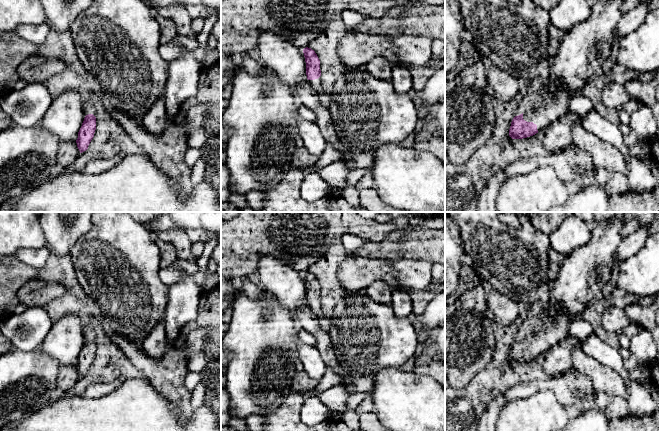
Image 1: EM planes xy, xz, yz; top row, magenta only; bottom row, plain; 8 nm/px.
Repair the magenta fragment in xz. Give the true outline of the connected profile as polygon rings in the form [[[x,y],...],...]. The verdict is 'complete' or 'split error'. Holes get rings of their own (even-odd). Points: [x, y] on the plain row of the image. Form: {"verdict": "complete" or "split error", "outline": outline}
{"verdict": "split error", "outline": [[[311,272],[303,273],[305,286],[306,286],[306,299],[311,311],[320,320],[323,318],[322,304],[321,304],[321,294],[320,294],[320,284]]]}

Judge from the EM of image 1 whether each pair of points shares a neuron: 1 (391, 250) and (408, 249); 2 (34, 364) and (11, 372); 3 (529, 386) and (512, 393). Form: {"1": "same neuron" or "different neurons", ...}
{"1": "same neuron", "2": "same neuron", "3": "same neuron"}

